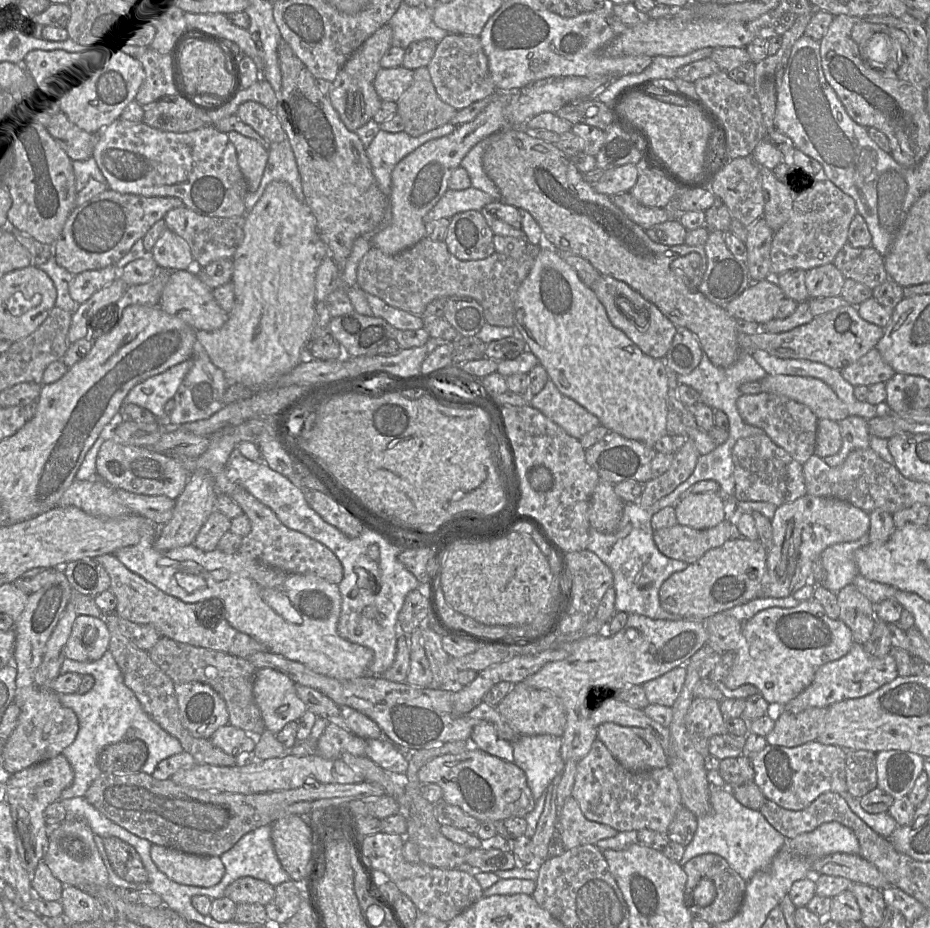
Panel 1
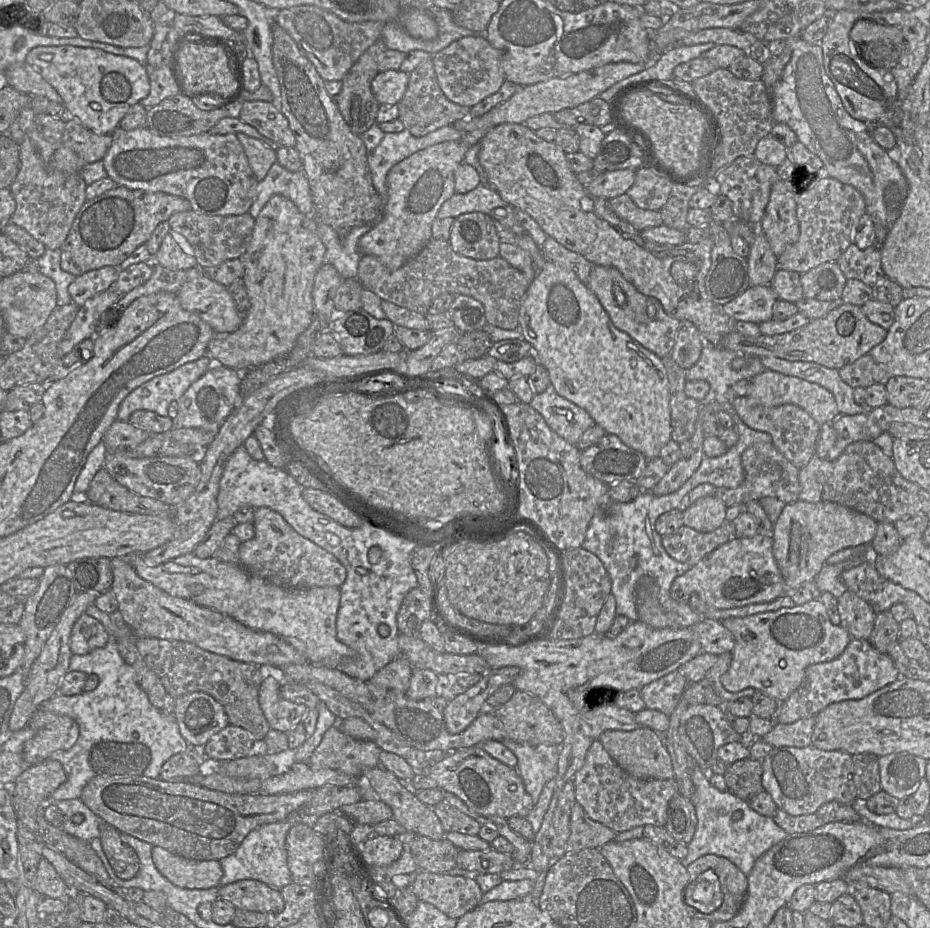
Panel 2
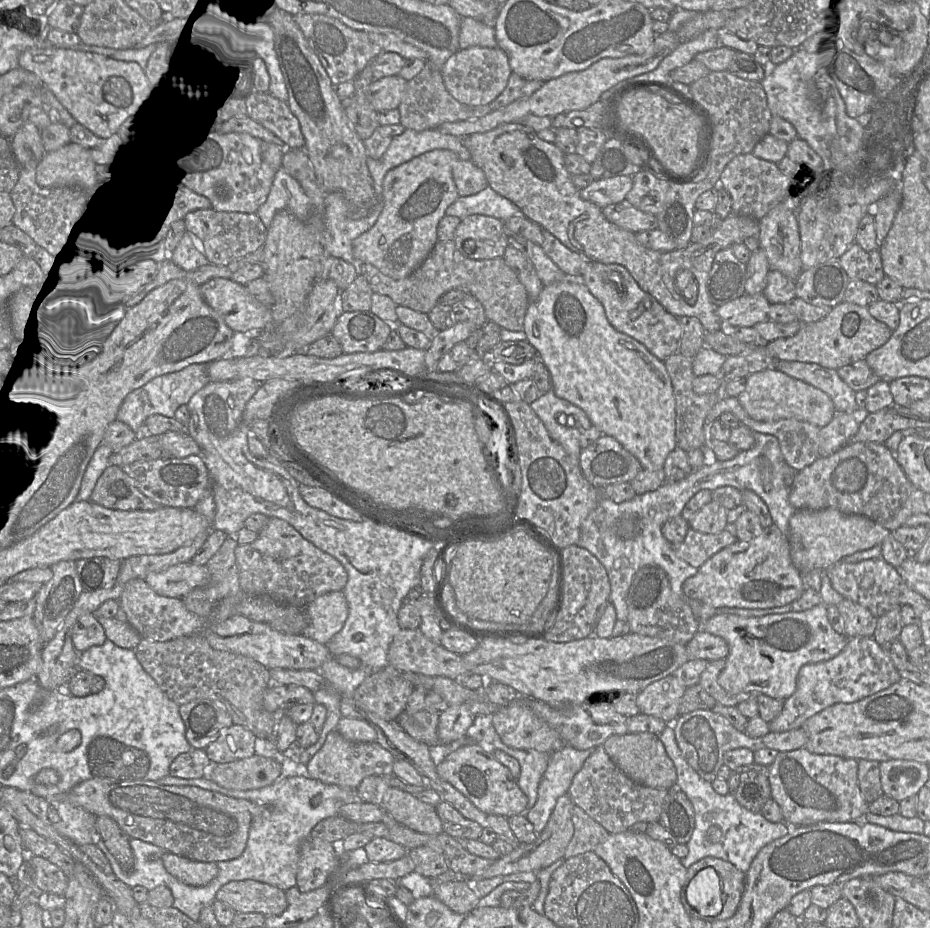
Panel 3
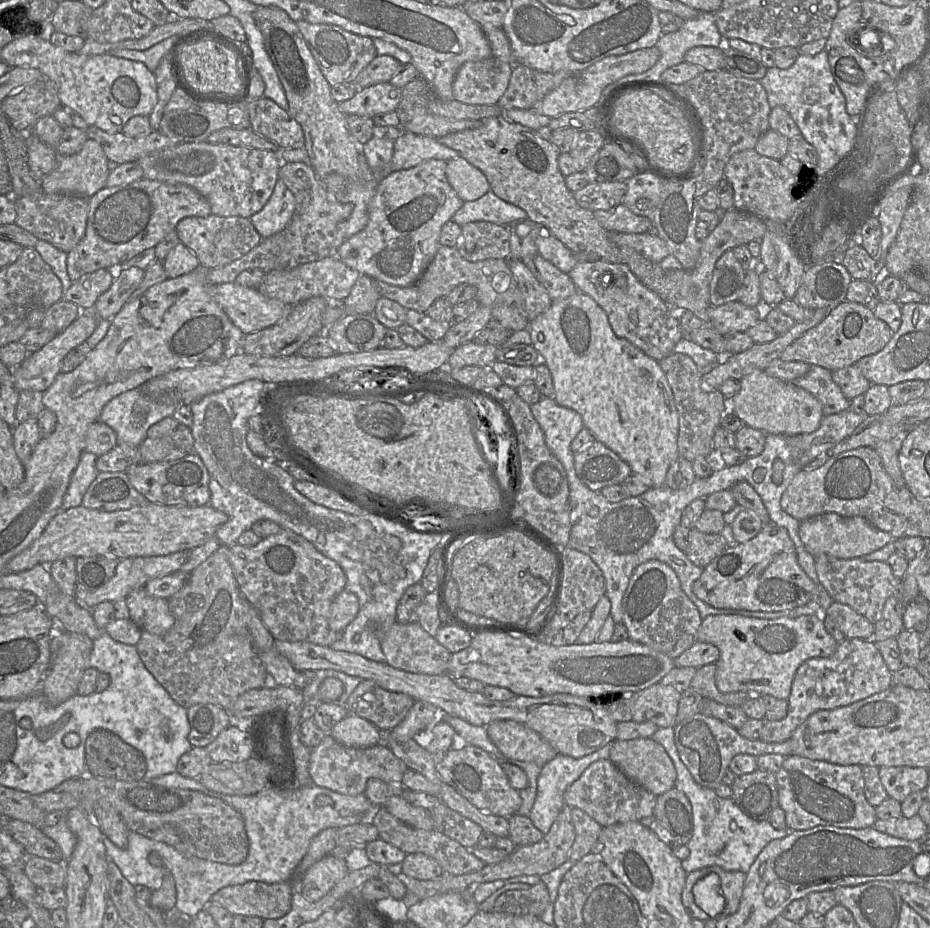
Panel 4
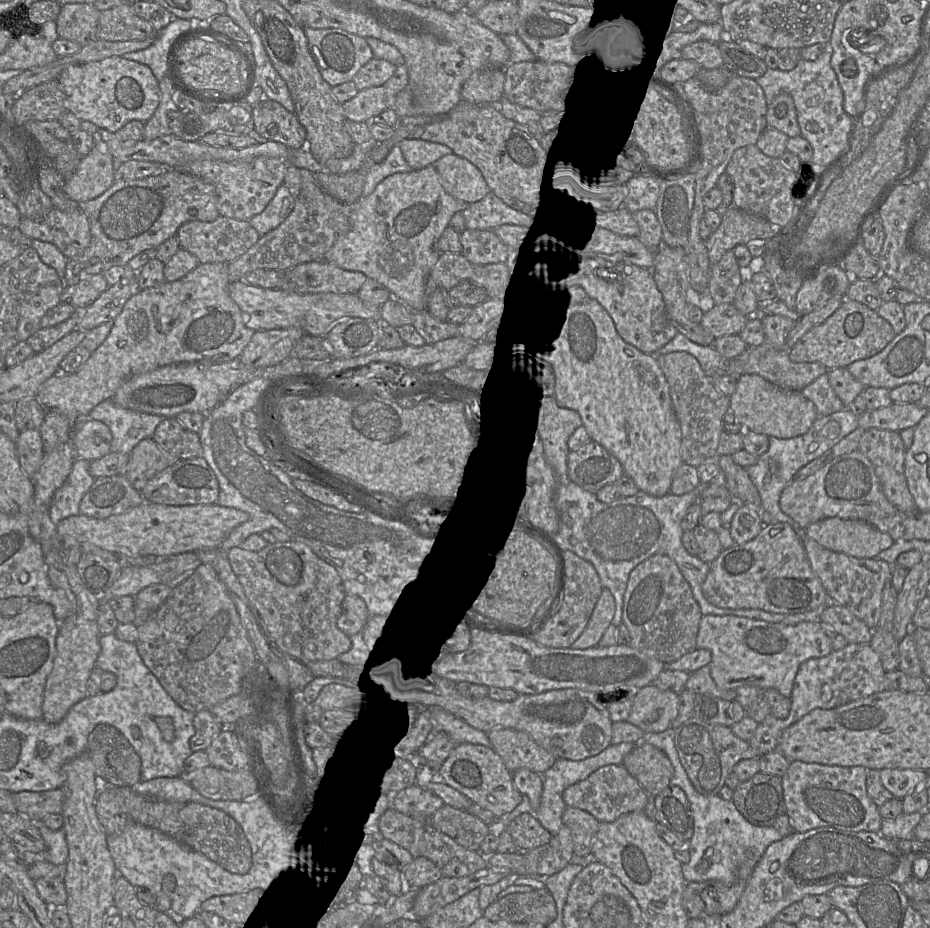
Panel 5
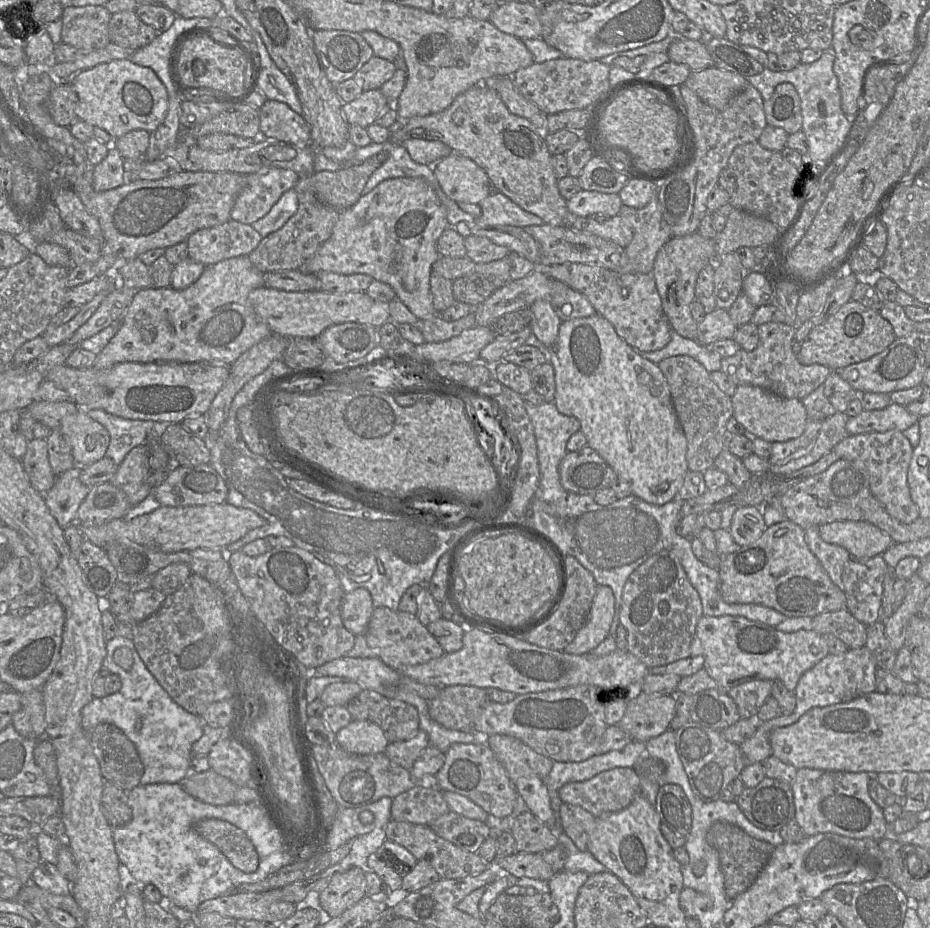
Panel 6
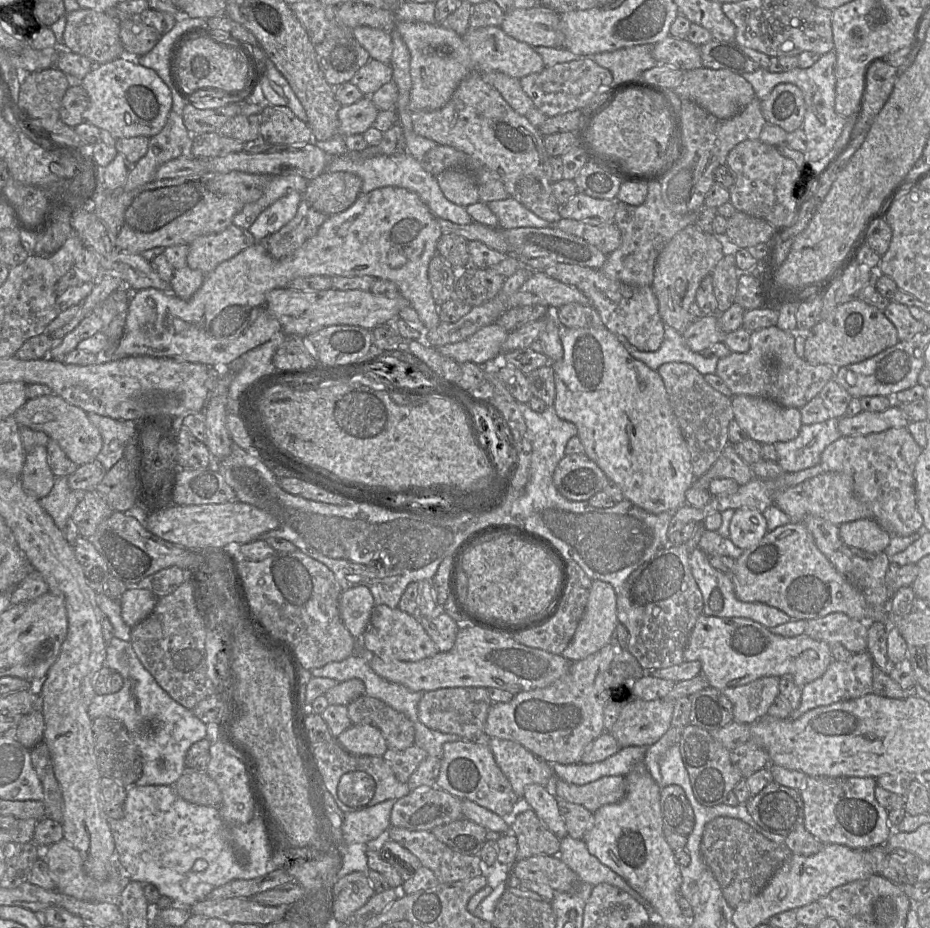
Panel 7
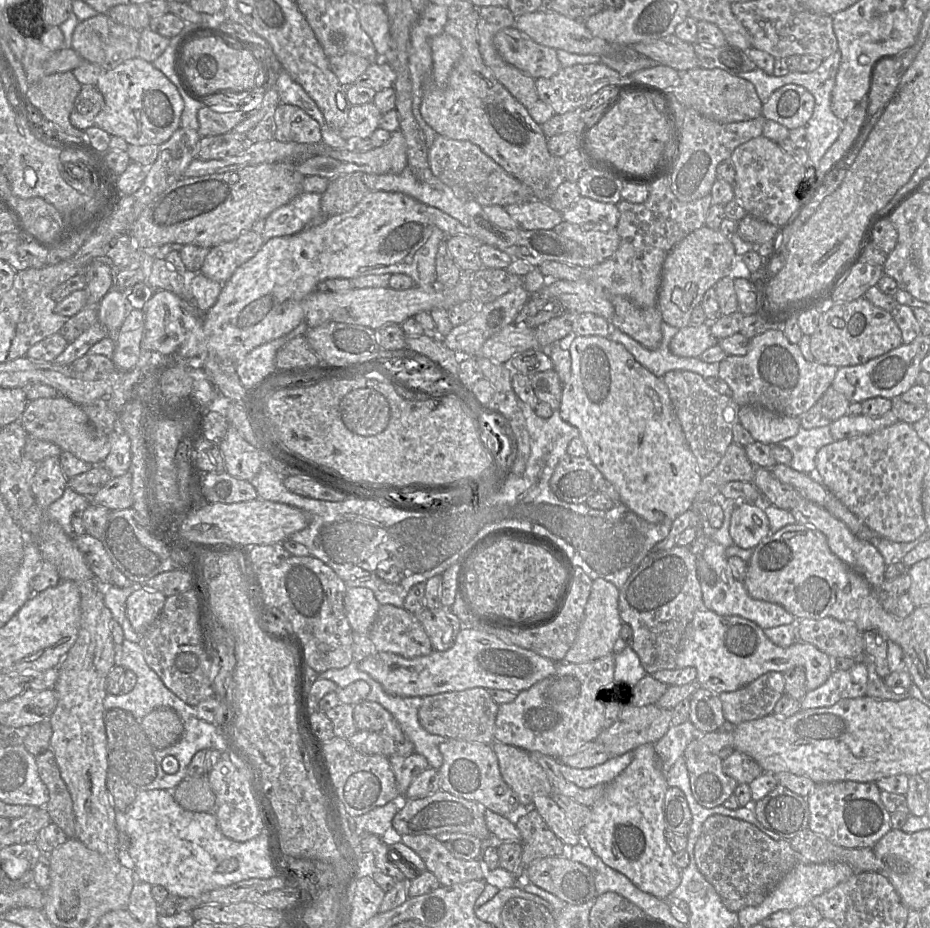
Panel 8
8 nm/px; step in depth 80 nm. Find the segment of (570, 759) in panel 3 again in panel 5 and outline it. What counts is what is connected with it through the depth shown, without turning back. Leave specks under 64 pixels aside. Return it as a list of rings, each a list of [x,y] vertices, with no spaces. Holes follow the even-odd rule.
[[[638,743],[610,744],[599,754],[580,761],[558,758],[553,766],[542,774],[543,791],[541,801],[538,809],[534,812],[535,817],[541,825],[549,831],[552,836],[556,835],[563,825],[562,816],[567,807],[562,797],[564,790],[570,785],[585,780],[594,771],[603,766],[610,764],[621,765],[623,758],[635,747],[636,744]]]

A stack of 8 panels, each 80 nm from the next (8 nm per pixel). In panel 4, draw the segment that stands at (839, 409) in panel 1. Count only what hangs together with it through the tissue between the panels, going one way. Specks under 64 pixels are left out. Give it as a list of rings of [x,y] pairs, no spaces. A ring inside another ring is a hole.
[[[755,370],[741,380],[739,392],[729,401],[733,411],[744,425],[766,434],[795,436],[816,431],[823,419],[821,402],[793,382],[769,376],[765,371]]]

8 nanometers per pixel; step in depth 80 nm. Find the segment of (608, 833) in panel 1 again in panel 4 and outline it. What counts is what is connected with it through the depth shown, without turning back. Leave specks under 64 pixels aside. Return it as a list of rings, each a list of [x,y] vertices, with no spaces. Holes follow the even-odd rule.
[[[572,808],[571,817],[575,840],[569,852],[569,860],[578,861],[593,851],[603,827],[578,808]]]

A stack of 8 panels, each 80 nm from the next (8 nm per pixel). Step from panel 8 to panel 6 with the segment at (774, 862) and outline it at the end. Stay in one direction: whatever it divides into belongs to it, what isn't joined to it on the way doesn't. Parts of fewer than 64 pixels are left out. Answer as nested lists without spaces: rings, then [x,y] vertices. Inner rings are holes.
[[[723,820],[716,821],[710,826],[706,840],[718,852],[724,874],[725,892],[730,900],[746,891],[755,882],[775,848],[772,844],[753,838],[740,827]]]

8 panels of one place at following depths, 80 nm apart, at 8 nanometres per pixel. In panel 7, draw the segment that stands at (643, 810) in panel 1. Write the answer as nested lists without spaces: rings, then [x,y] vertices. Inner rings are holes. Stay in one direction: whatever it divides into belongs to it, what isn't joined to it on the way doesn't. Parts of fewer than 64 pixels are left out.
[[[605,776],[584,785],[568,783],[554,777],[550,788],[557,798],[584,806],[590,812],[621,801],[626,794],[625,776]]]

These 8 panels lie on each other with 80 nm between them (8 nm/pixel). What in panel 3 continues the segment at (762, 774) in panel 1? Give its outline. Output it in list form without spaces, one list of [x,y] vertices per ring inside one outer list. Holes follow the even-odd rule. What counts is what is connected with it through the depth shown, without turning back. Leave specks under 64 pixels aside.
[[[806,748],[779,752],[768,766],[771,798],[777,802],[786,824],[807,826],[820,822],[860,822],[869,812],[858,785],[858,760],[814,754]]]

